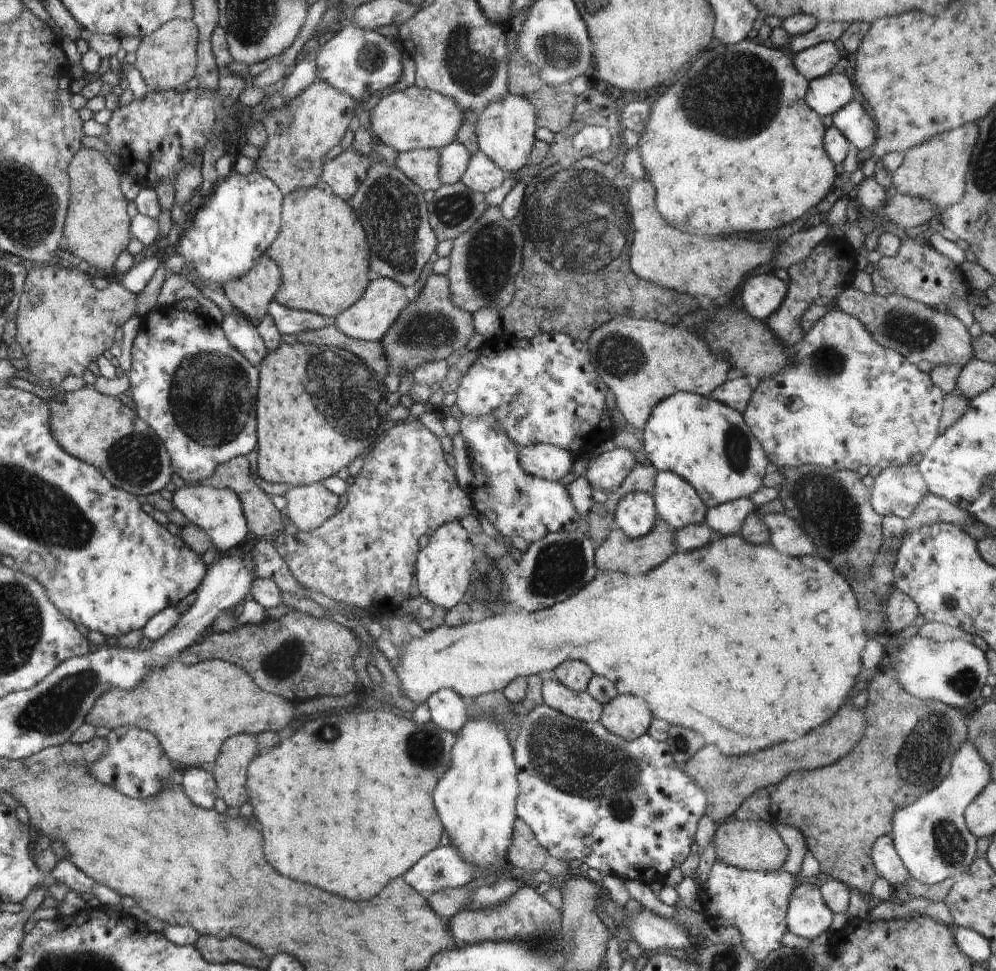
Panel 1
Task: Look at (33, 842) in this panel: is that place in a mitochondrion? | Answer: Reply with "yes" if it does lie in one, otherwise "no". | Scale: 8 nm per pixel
no

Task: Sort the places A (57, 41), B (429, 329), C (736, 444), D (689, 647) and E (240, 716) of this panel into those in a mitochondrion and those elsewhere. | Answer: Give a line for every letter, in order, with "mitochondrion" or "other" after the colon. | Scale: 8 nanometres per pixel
A: other
B: mitochondrion
C: mitochondrion
D: other
E: other

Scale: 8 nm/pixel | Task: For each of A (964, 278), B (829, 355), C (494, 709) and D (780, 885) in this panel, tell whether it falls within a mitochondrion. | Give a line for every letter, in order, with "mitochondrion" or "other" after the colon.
A: other
B: mitochondrion
C: mitochondrion
D: other

